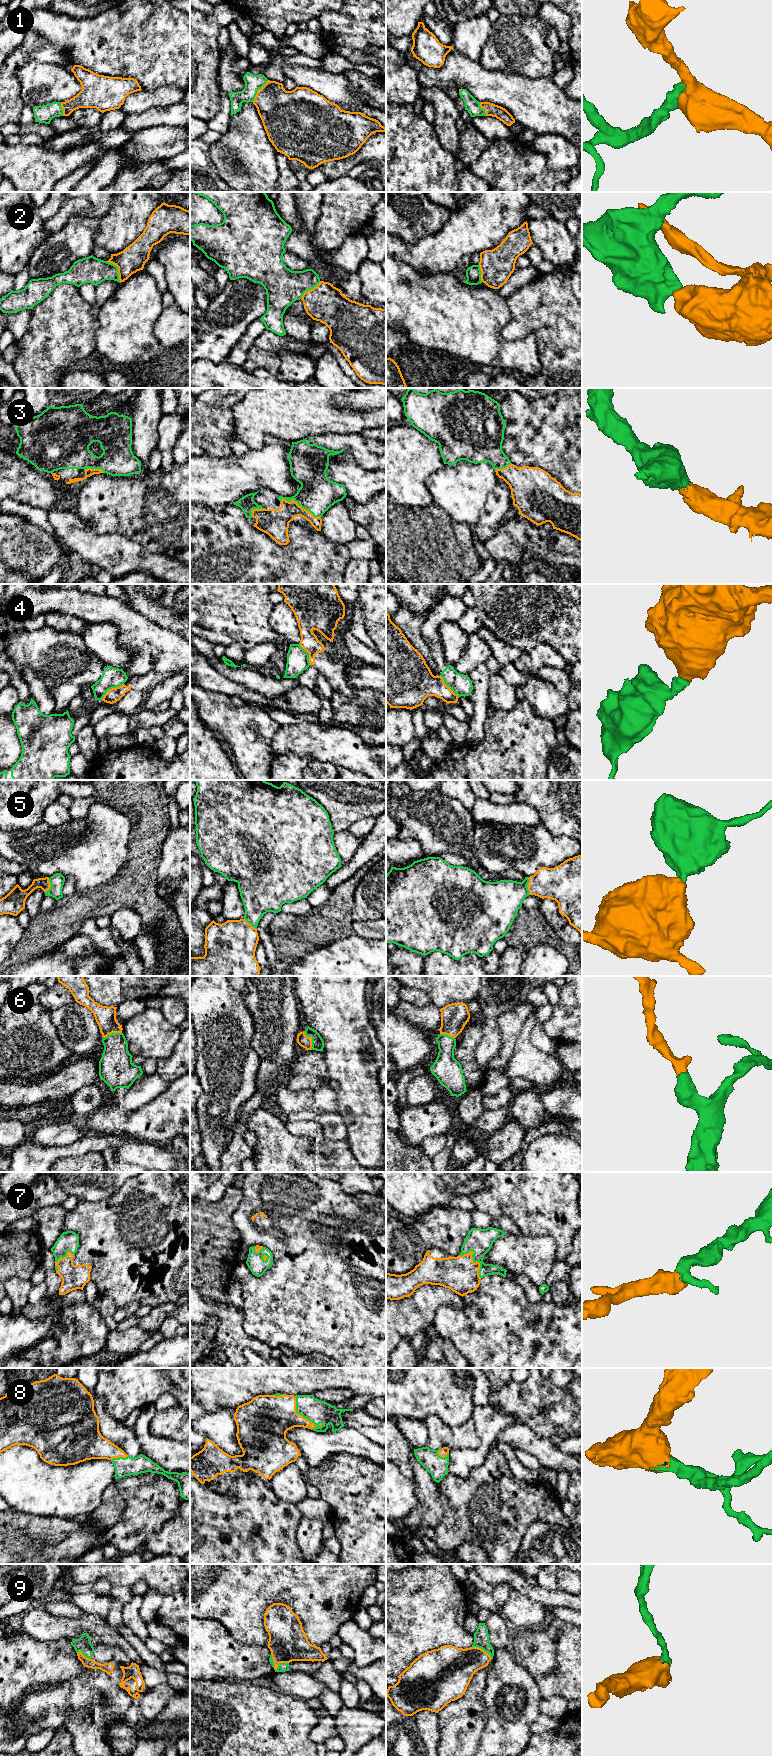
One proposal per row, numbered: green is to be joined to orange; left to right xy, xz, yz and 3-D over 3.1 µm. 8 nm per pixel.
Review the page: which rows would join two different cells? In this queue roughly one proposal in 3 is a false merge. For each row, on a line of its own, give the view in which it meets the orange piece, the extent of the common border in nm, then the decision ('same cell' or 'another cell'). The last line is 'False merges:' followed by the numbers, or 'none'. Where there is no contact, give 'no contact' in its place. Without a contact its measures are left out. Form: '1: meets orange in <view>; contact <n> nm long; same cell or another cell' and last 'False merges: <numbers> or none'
1: meets orange in xz; contact 220 nm long; same cell
2: meets orange in xy; contact 200 nm long; another cell
3: meets orange in xz; contact 360 nm long; same cell
4: meets orange in xy; contact 220 nm long; another cell
5: meets orange in yz; contact 140 nm long; same cell
6: meets orange in xz; contact 160 nm long; same cell
7: meets orange in yz; contact 260 nm long; same cell
8: meets orange in xz; contact 300 nm long; same cell
9: meets orange in xz; contact 160 nm long; same cell
False merges: 2, 4

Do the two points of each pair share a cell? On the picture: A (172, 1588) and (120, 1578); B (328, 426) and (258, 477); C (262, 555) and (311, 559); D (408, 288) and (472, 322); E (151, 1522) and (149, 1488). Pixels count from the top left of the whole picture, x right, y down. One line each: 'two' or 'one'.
A: one
B: two
C: one
D: one
E: one

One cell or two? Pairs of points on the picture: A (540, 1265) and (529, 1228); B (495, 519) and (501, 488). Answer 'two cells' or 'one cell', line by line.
A: two cells
B: one cell

